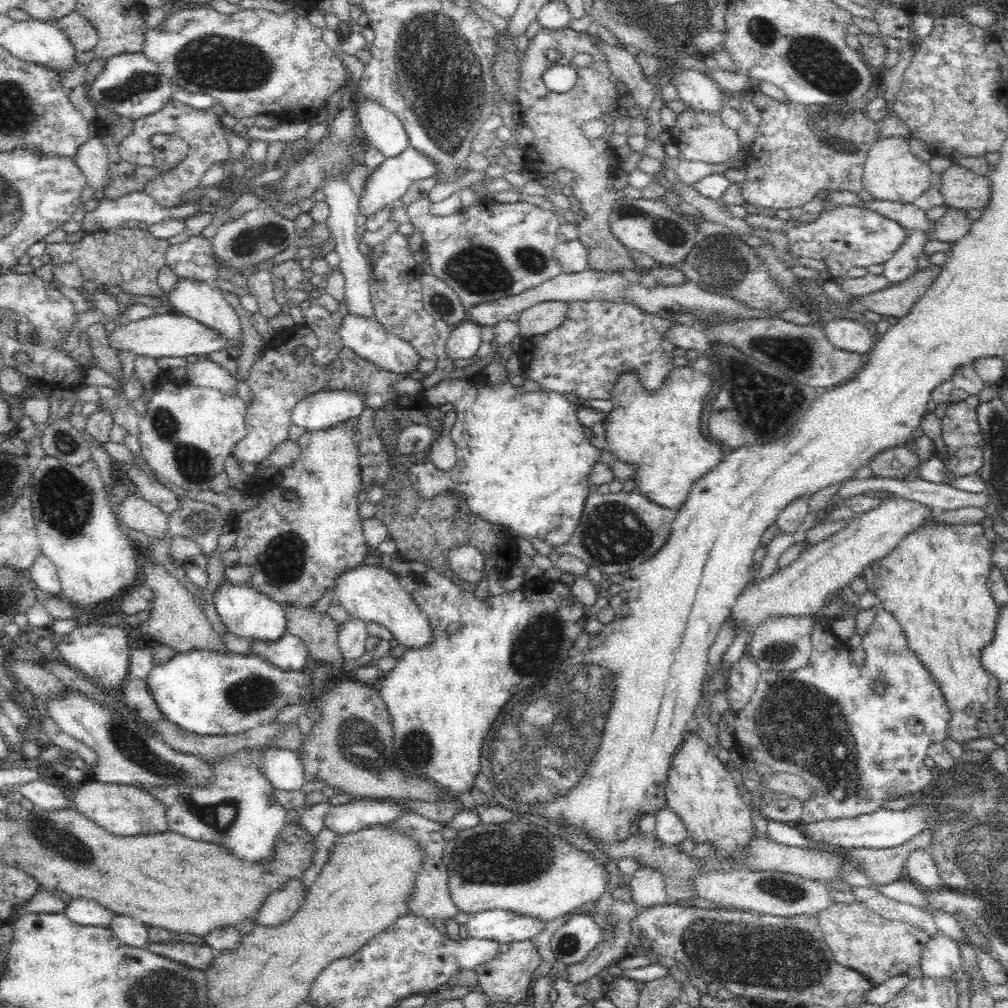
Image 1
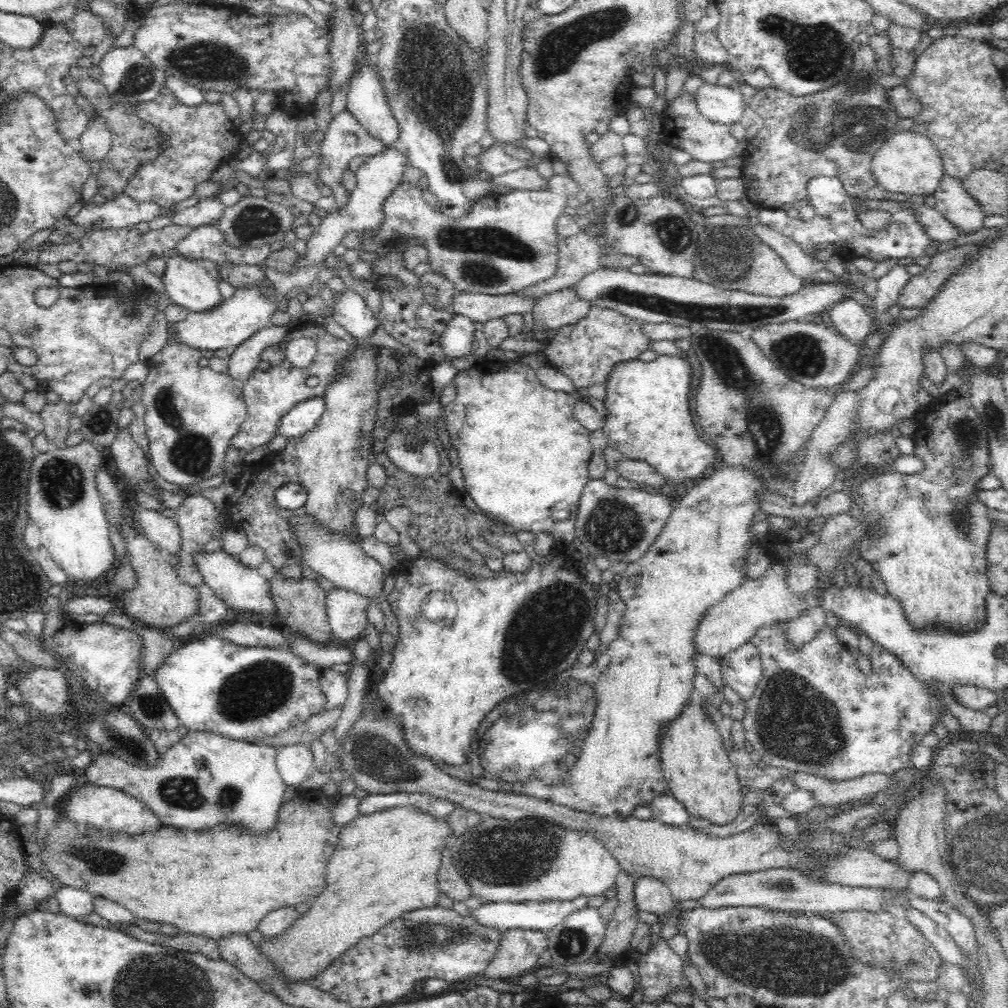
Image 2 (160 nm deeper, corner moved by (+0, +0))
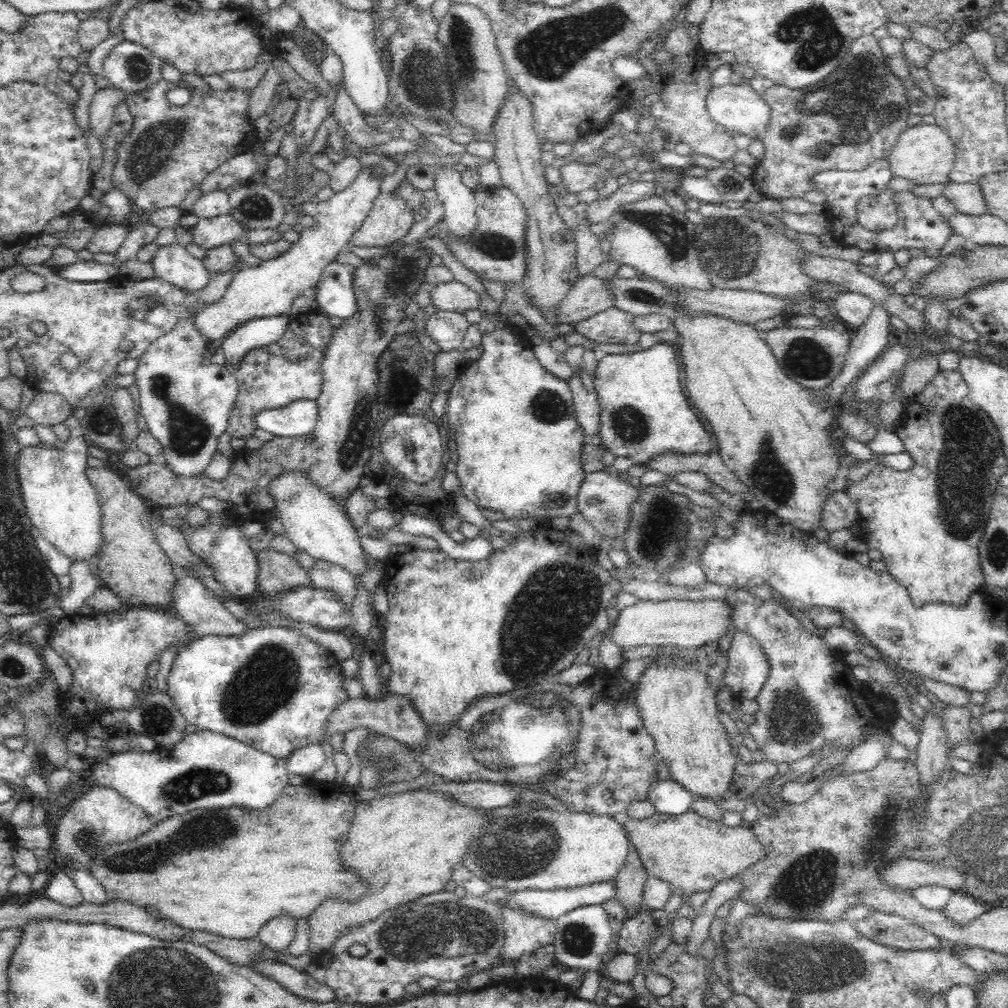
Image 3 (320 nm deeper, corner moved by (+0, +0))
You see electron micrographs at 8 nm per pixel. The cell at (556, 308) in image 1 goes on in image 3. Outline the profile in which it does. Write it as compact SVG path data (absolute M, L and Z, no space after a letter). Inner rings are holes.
M586 274L578 282L574 282L572 290L557 306L557 320L560 323L575 324L608 310L615 304L613 292L610 280Z

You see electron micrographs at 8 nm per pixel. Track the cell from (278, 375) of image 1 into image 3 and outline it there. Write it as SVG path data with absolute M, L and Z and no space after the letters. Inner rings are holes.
M309 310L302 317L294 318L293 327L288 328L279 341L250 348L250 352L246 352L238 364L232 365L225 360L224 367L238 383L238 394L234 408L230 408L226 427L228 434L243 439L252 435L256 430L253 424L256 410L268 406L286 406L292 400L317 399L323 385L322 354L334 331L328 314Z

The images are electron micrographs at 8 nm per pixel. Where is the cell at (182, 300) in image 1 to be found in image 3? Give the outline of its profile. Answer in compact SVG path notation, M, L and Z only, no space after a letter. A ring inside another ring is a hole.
M174 240L159 246L152 256L155 276L170 282L178 288L192 293L200 291L209 282L210 273L206 271L202 259L193 257Z

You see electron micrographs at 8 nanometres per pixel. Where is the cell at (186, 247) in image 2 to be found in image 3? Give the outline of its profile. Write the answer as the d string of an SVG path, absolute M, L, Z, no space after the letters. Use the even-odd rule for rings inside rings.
M230 214L213 218L202 218L192 229L193 243L205 249L218 244L230 244L232 240L241 240L250 244L264 244L281 238L282 233L276 228L250 228L234 220Z

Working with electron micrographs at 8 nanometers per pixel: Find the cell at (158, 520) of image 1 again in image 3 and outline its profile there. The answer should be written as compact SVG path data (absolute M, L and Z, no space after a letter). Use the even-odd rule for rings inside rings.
M162 524L154 529L156 540L174 565L190 571L190 575L200 577L212 577L213 568L199 556L196 556L186 544L186 539L174 525Z

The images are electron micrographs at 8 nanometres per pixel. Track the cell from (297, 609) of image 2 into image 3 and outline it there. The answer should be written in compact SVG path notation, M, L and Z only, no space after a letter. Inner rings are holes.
M266 547L254 551L258 561L256 585L260 593L274 596L274 592L311 584L307 571L292 556Z

